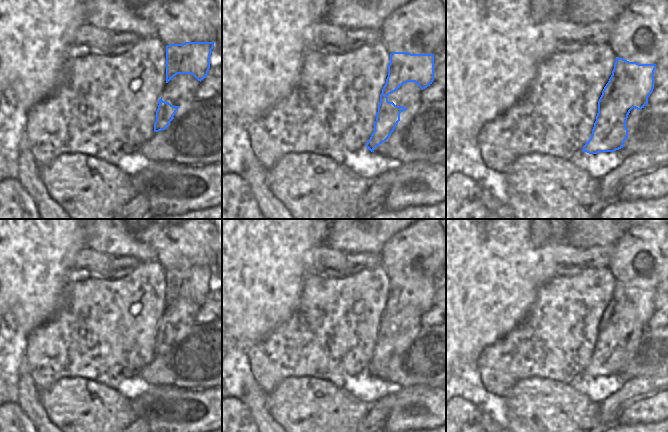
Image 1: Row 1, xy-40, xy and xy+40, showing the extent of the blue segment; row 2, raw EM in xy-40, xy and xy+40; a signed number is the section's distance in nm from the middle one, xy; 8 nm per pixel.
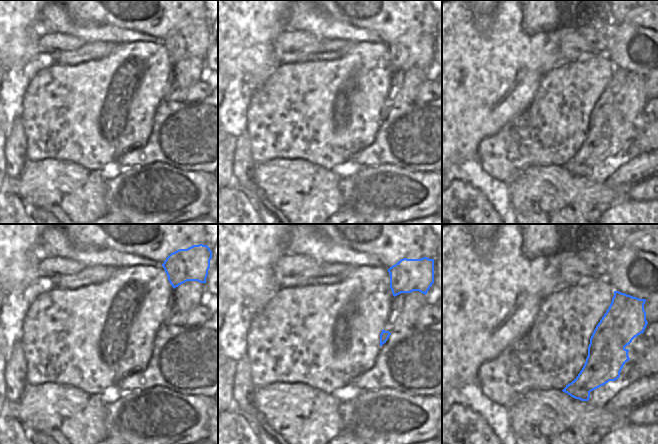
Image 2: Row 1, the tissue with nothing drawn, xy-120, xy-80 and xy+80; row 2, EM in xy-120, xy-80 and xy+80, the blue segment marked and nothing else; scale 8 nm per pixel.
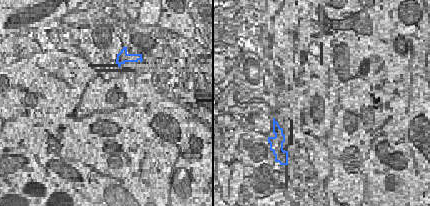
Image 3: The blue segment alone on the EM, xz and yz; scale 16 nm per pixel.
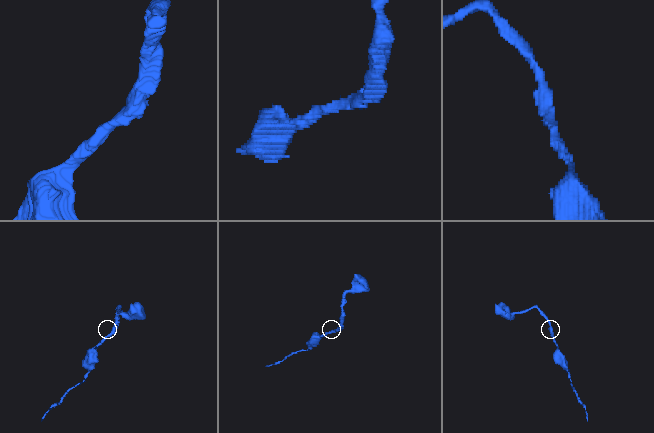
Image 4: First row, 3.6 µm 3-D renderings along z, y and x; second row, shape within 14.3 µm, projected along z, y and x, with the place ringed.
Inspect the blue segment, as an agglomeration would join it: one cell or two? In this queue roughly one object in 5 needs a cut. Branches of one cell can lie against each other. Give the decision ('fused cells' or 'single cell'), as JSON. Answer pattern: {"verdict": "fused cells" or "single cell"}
{"verdict": "fused cells"}

